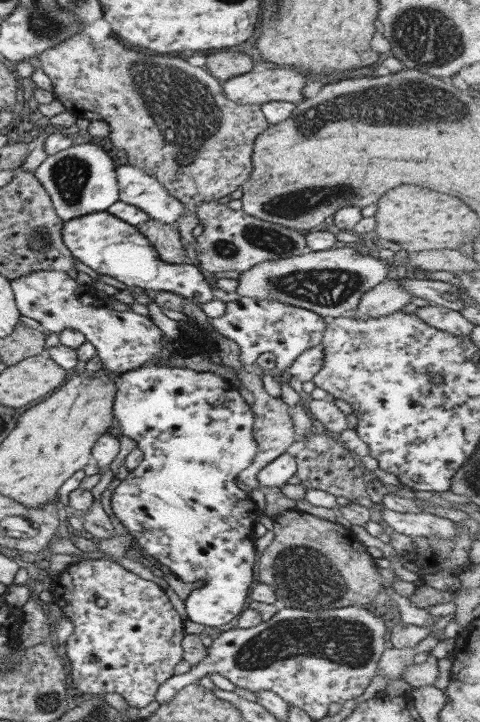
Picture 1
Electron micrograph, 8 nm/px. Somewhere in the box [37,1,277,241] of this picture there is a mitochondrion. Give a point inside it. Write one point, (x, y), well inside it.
(188, 117)

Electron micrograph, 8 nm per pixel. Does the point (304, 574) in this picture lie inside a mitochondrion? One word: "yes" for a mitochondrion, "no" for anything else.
yes

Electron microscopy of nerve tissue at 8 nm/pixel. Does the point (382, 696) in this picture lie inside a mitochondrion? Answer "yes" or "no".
no

